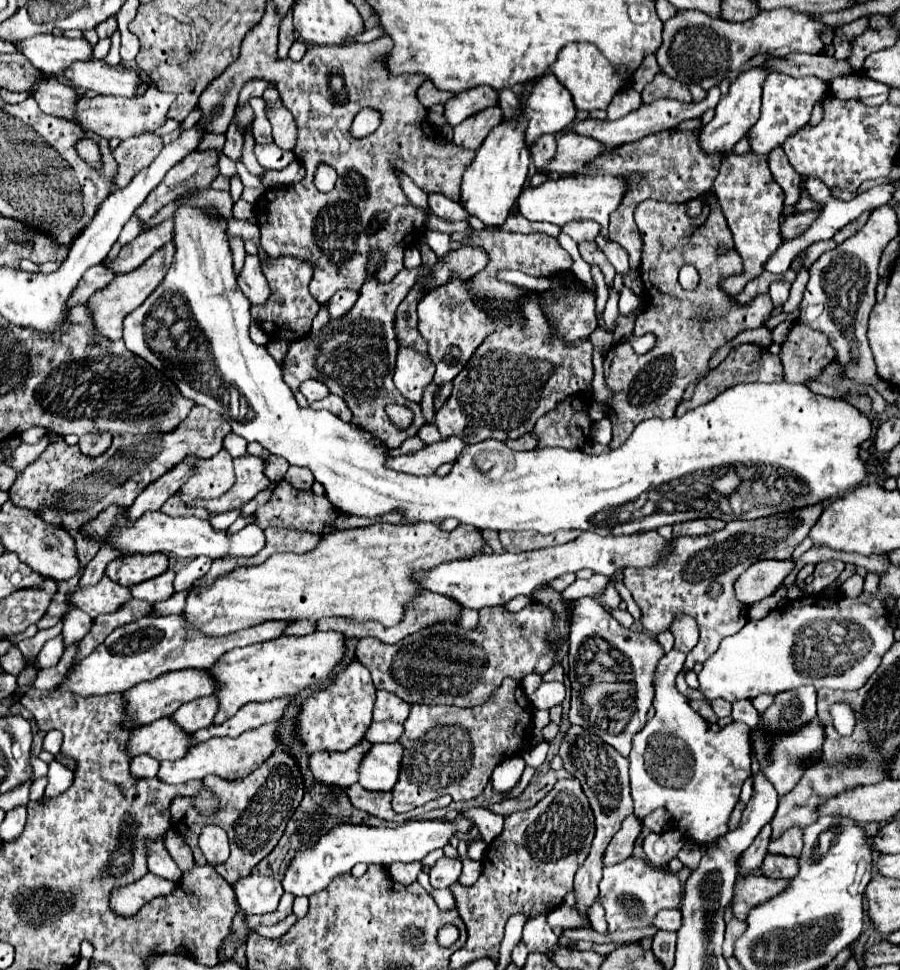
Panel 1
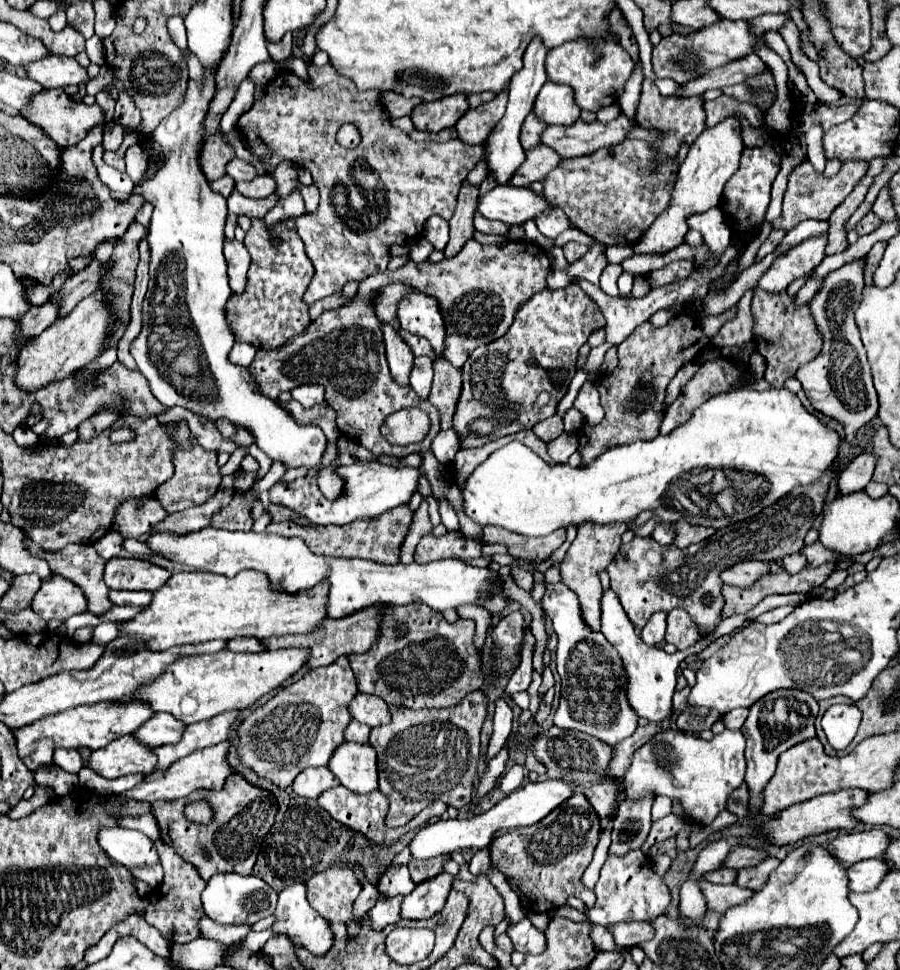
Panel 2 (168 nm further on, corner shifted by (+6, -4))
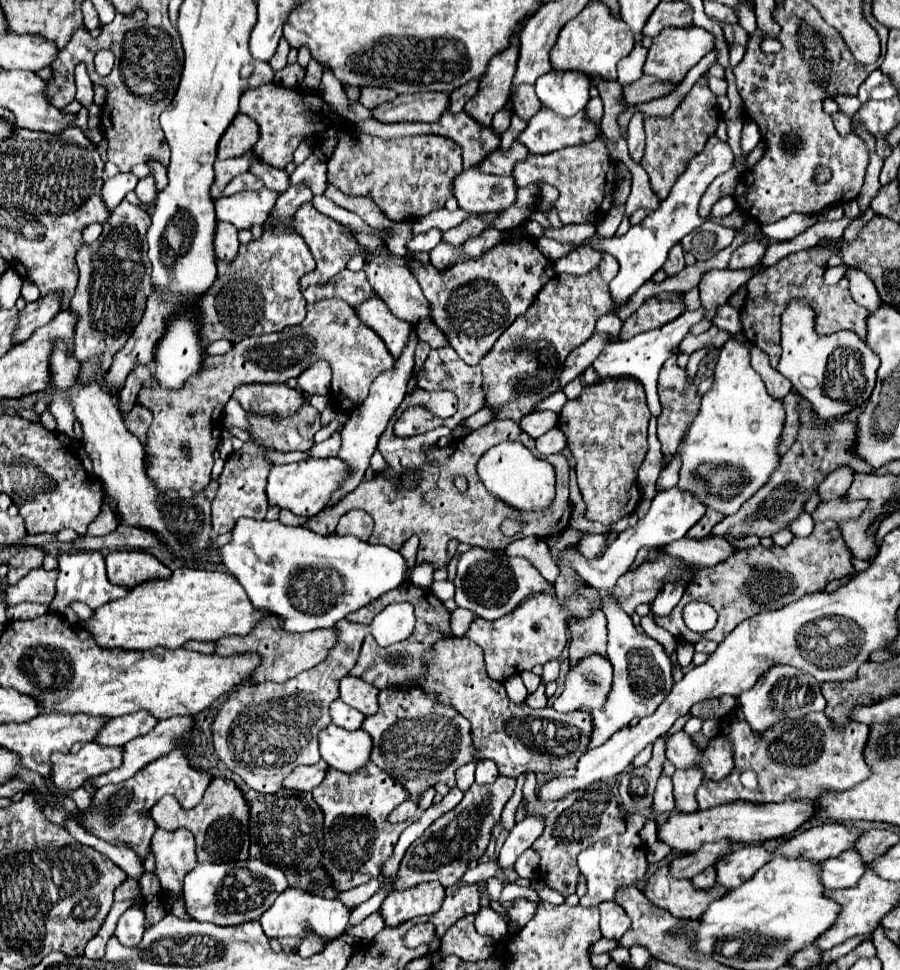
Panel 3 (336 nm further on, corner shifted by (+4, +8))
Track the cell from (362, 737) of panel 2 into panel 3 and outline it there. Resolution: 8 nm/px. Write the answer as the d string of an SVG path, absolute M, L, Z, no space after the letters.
M335 700L331 704L331 718L333 718L333 724L345 730L359 730L365 720L365 714L347 706L343 700Z

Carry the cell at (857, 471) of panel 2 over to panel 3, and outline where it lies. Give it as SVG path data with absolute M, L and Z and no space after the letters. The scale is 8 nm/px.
M841 466L835 472L831 472L823 484L819 486L819 496L821 500L831 500L831 498L839 498L845 496L845 492L849 490L849 484L853 482L855 470L849 466Z

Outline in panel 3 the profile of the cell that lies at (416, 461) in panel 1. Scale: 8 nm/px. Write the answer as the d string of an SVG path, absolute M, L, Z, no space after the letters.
M323 458L323 460L301 460L295 464L273 466L267 480L267 498L269 504L279 508L289 508L297 516L315 516L329 504L329 496L341 488L341 484L349 478L351 468L341 458Z

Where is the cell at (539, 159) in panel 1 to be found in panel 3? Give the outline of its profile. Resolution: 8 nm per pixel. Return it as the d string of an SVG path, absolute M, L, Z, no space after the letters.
M519 86L513 92L513 106L515 106L515 114L527 122L541 110L541 100L537 98L533 86Z

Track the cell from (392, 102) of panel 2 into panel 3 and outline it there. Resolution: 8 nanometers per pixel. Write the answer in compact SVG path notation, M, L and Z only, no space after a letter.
M361 88L361 104L369 110L377 108L377 104L385 104L389 100L389 88Z

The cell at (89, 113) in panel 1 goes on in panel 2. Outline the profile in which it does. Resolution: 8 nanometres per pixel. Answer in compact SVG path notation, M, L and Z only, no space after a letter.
M55 88L55 90L43 90L35 96L29 98L29 104L21 110L21 116L39 126L43 130L43 134L47 138L51 138L57 146L61 148L67 148L67 146L73 146L73 144L79 144L79 140L83 140L83 136L87 136L87 132L95 126L95 124L103 124L105 118L103 118L103 112L97 104L93 106L87 106L87 104L77 104L73 102L63 88Z

